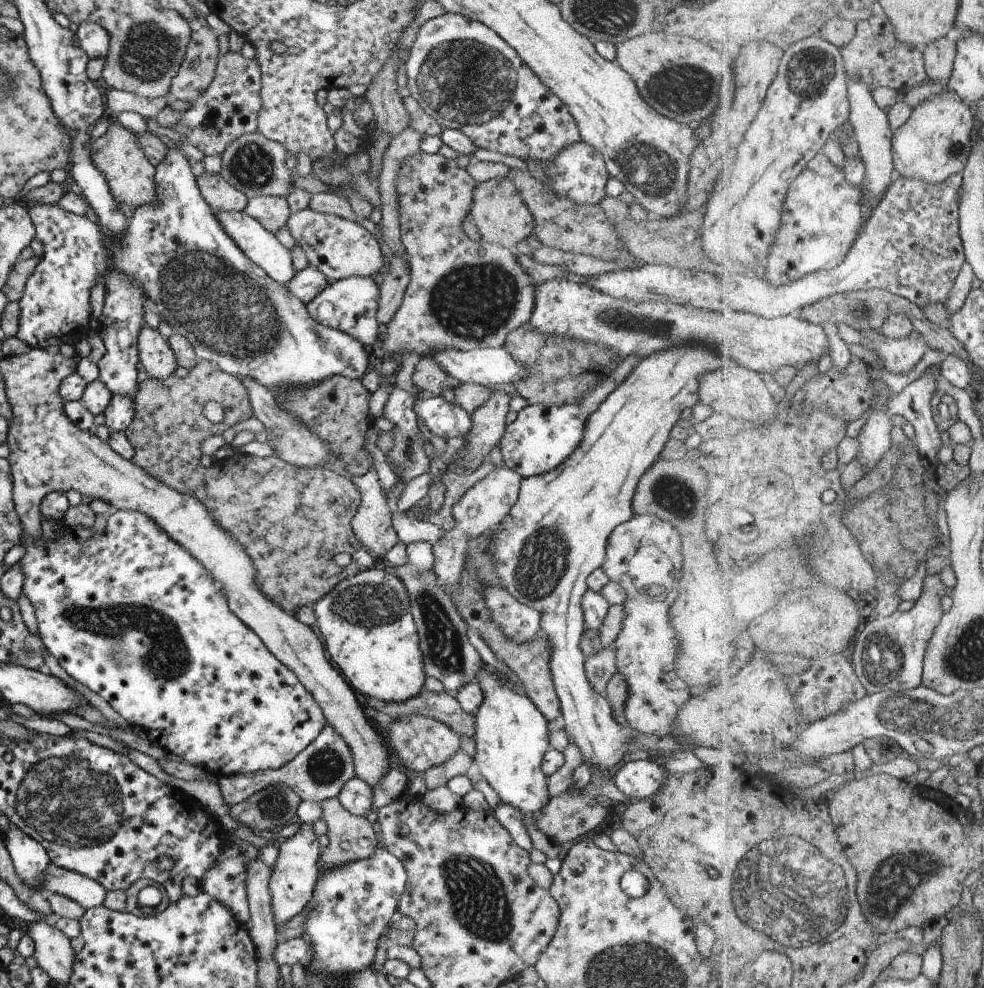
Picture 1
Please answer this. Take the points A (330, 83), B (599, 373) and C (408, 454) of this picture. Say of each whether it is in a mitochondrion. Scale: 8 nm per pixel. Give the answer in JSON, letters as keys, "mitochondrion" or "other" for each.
{"A":"other","B":"other","C":"mitochondrion"}

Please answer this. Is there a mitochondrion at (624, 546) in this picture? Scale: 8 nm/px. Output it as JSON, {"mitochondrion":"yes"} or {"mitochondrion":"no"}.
{"mitochondrion":"no"}

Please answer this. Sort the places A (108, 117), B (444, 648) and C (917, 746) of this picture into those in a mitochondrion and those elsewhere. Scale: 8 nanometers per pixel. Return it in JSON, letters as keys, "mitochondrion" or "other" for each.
{"A":"other","B":"mitochondrion","C":"mitochondrion"}

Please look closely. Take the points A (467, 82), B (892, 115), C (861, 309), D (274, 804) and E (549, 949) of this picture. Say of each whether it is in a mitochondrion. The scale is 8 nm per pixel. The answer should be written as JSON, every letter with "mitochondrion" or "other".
{"A":"mitochondrion","B":"other","C":"mitochondrion","D":"mitochondrion","E":"other"}

